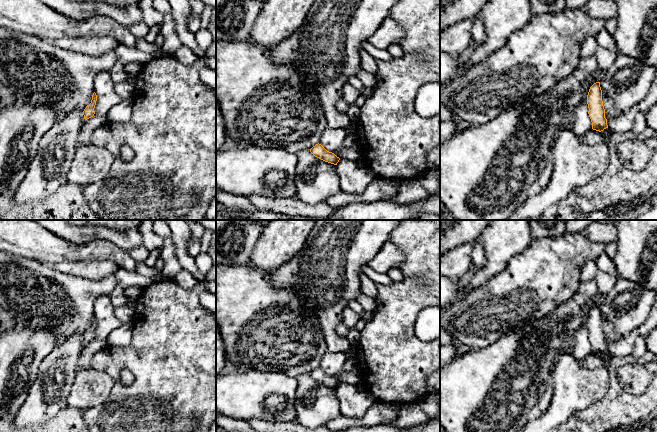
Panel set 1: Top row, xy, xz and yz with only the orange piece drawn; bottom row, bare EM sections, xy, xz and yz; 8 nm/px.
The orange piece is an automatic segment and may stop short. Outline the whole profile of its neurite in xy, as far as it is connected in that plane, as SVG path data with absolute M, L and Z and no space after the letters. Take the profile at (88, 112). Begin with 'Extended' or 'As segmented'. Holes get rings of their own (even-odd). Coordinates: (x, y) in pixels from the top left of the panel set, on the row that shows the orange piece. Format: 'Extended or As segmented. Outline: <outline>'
As segmented. Outline: M94 92L93 95L92 95L91 103L89 105L87 105L86 108L83 111L83 115L84 115L85 120L94 116L94 114L95 114L94 108L95 108L95 105L96 105L96 101L97 101L97 95Z

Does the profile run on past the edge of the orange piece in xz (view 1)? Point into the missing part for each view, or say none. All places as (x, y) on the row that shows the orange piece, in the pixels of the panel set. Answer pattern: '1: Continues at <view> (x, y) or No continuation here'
1: No continuation here

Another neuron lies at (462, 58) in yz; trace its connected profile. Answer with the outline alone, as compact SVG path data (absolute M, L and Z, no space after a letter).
M471 40L465 51L457 55L457 62L459 66L466 64L477 49L478 44L475 40Z

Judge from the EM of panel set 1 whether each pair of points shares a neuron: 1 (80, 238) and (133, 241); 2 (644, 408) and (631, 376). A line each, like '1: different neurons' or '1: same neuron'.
1: same neuron
2: different neurons

